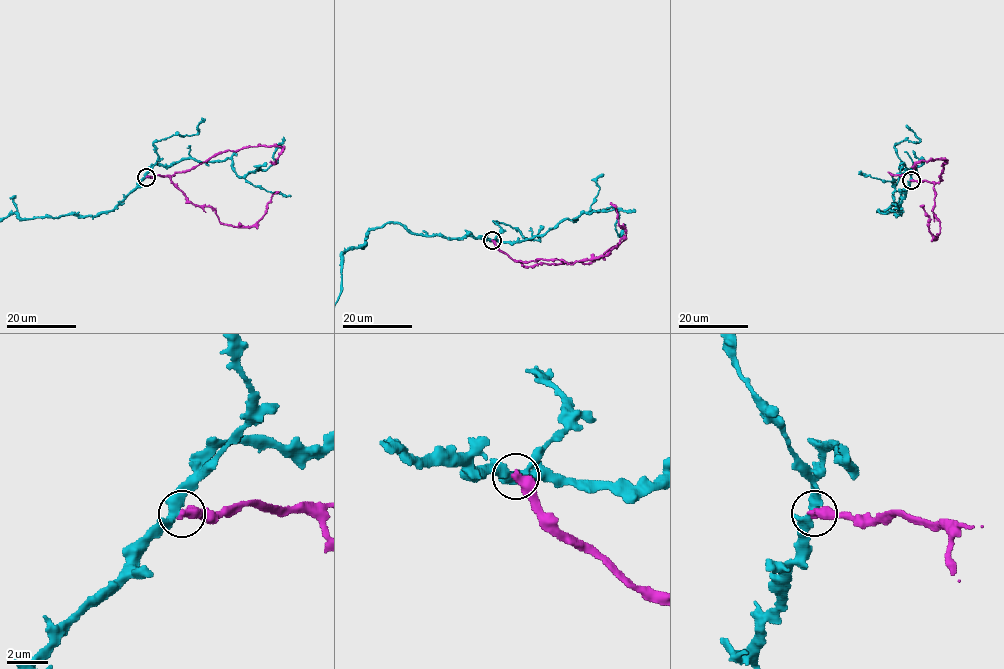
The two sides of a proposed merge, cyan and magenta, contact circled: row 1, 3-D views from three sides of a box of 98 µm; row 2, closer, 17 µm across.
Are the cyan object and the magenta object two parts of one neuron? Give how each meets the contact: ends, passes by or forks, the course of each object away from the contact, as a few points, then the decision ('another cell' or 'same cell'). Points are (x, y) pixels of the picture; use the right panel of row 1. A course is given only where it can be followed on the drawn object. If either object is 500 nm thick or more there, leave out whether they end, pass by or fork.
course magenta (911, 180), (937, 183), (942, 180), (944, 162), (947, 161), (919, 162), (909, 173), (891, 175), (887, 171); another cell

